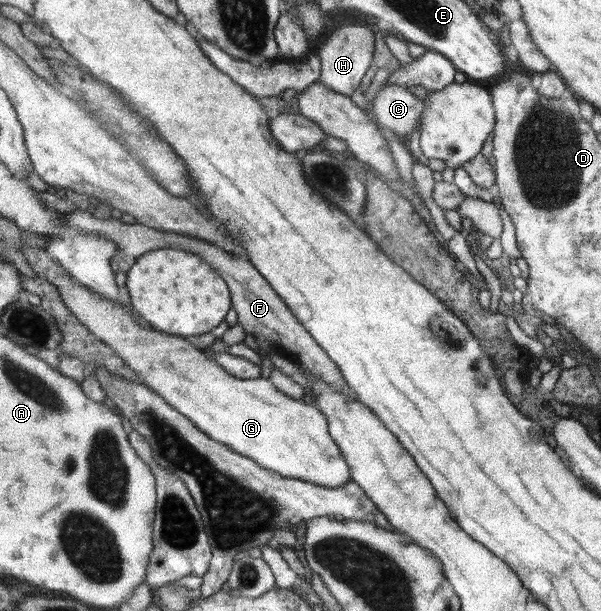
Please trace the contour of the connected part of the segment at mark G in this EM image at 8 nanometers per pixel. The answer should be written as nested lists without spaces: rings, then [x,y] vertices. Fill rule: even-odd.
[[[24,244],[23,253],[37,277],[44,276],[58,287],[64,304],[80,323],[110,346],[138,374],[140,383],[152,388],[210,439],[284,477],[322,487],[344,487],[352,479],[350,467],[330,436],[326,416],[314,403],[287,396],[264,377],[240,379],[226,373],[211,355],[194,347],[190,339],[145,329],[131,319],[120,303],[95,297],[45,250]]]

